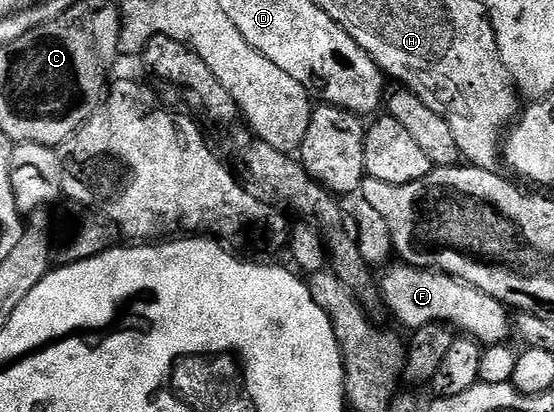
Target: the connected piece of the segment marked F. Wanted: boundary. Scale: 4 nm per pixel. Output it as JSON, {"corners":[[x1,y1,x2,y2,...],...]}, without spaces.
{"corners":[[398,261,385,268,386,276,380,279,380,299,404,326,417,329,429,323,444,323,455,332,472,338,483,345,502,345,512,335,512,317,500,301,488,297,480,289,468,285,442,271,428,271,408,267]]}

